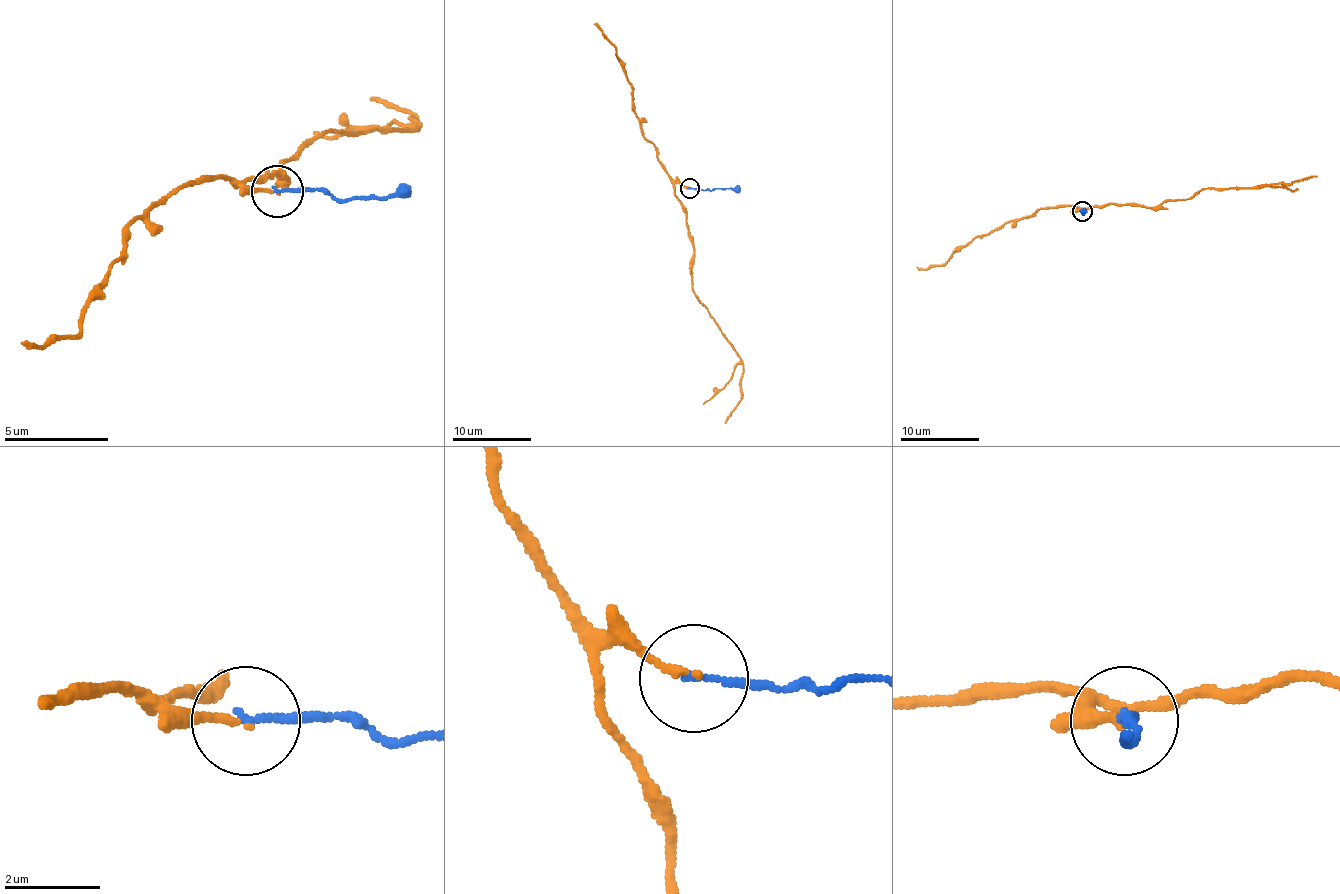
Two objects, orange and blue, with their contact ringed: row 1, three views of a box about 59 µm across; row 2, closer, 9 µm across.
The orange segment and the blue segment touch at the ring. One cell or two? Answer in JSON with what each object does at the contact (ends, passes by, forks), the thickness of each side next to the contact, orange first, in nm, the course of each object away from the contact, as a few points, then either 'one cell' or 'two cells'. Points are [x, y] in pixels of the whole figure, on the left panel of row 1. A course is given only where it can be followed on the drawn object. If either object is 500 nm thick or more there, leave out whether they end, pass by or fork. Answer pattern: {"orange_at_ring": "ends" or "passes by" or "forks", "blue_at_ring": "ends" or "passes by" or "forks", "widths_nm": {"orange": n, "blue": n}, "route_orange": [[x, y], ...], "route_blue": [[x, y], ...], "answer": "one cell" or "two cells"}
{"orange_at_ring": "ends", "blue_at_ring": "ends", "widths_nm": {"orange": 150, "blue": 160}, "route_orange": [[275, 190], [234, 185], [265, 174], [286, 179], [281, 164], [322, 132], [417, 127], [417, 117], [370, 96]], "route_blue": [[275, 190], [385, 200], [411, 185]], "answer": "one cell"}

